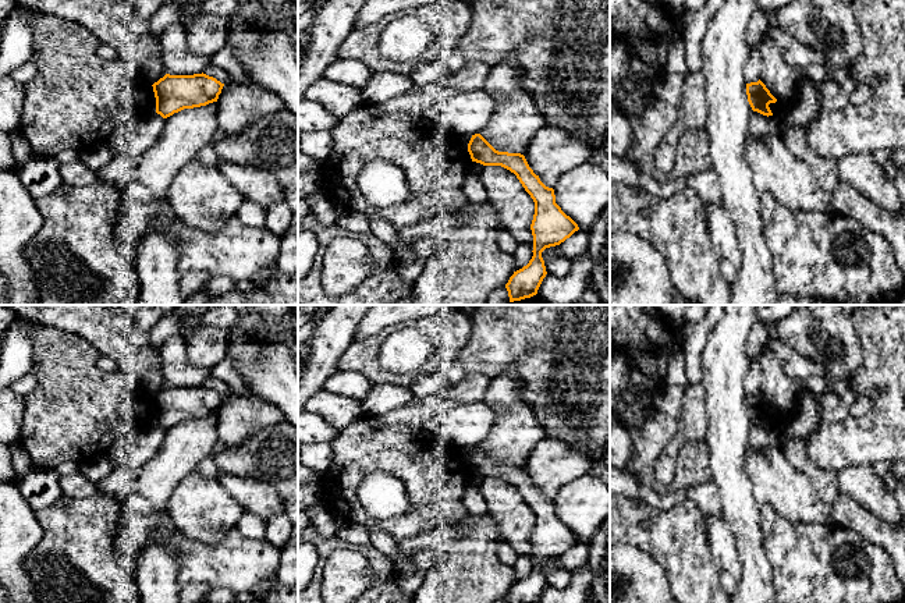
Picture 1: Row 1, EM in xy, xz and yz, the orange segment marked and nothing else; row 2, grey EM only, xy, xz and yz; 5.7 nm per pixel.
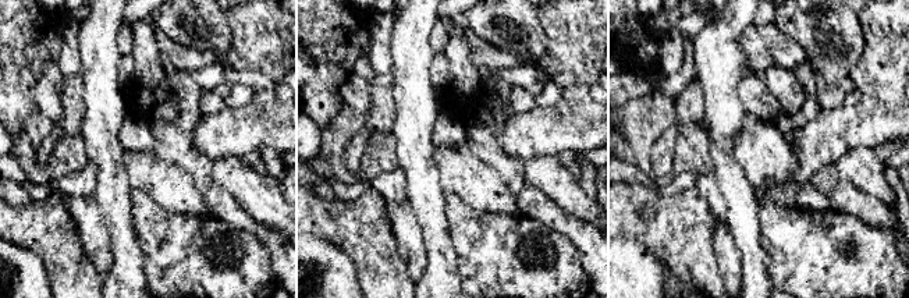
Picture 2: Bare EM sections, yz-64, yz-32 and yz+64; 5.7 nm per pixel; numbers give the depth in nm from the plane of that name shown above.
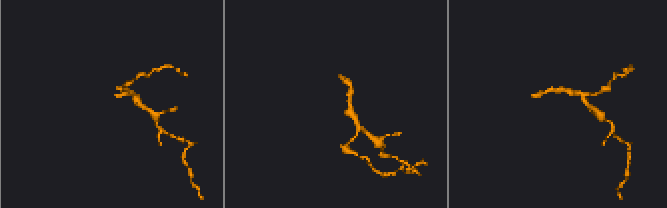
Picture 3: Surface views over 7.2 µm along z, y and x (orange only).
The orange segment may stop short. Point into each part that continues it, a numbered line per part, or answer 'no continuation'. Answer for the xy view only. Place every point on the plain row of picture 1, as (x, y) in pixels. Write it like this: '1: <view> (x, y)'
no continuation

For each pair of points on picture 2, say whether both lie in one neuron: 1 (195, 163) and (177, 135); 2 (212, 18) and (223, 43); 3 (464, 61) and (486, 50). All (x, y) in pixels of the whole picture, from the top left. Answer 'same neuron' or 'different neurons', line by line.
1: same neuron
2: same neuron
3: different neurons

